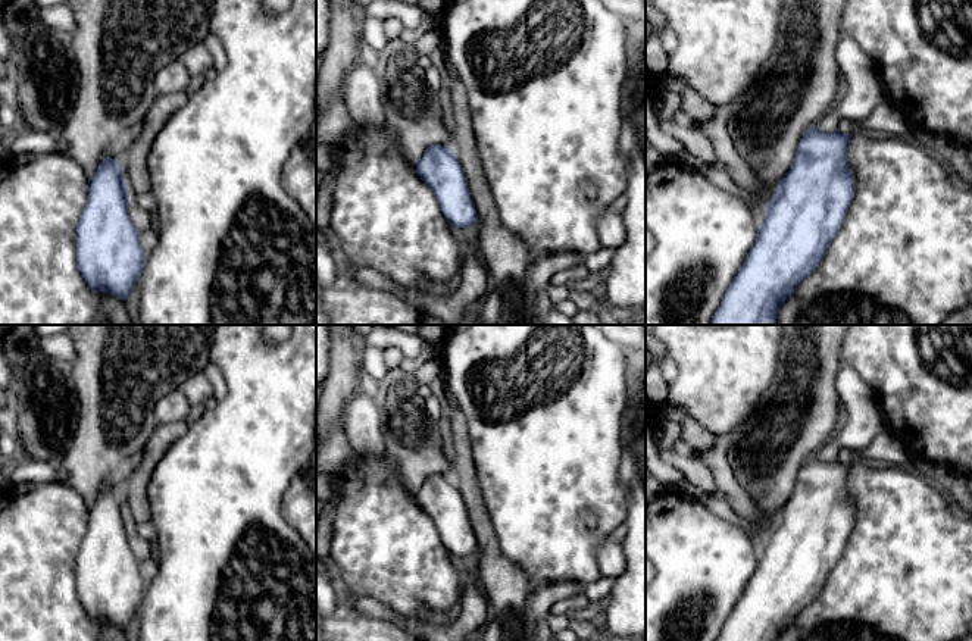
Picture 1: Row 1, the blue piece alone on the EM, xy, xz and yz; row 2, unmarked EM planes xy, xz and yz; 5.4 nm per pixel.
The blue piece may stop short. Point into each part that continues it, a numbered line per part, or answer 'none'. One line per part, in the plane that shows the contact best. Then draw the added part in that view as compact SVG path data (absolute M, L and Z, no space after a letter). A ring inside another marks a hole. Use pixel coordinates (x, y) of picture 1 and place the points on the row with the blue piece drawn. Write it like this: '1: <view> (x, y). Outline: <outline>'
none

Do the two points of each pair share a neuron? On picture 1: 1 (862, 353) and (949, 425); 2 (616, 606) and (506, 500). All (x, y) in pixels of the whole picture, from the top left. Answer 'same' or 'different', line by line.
1: same
2: different

